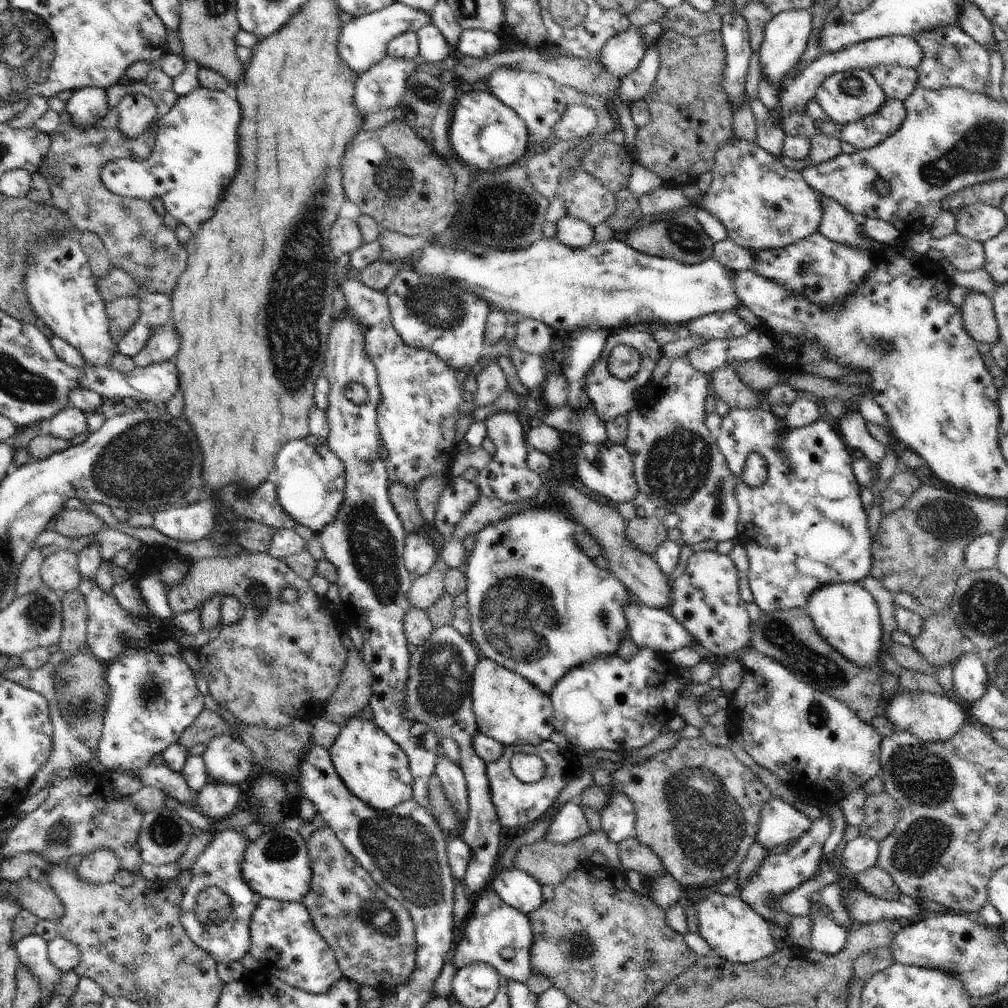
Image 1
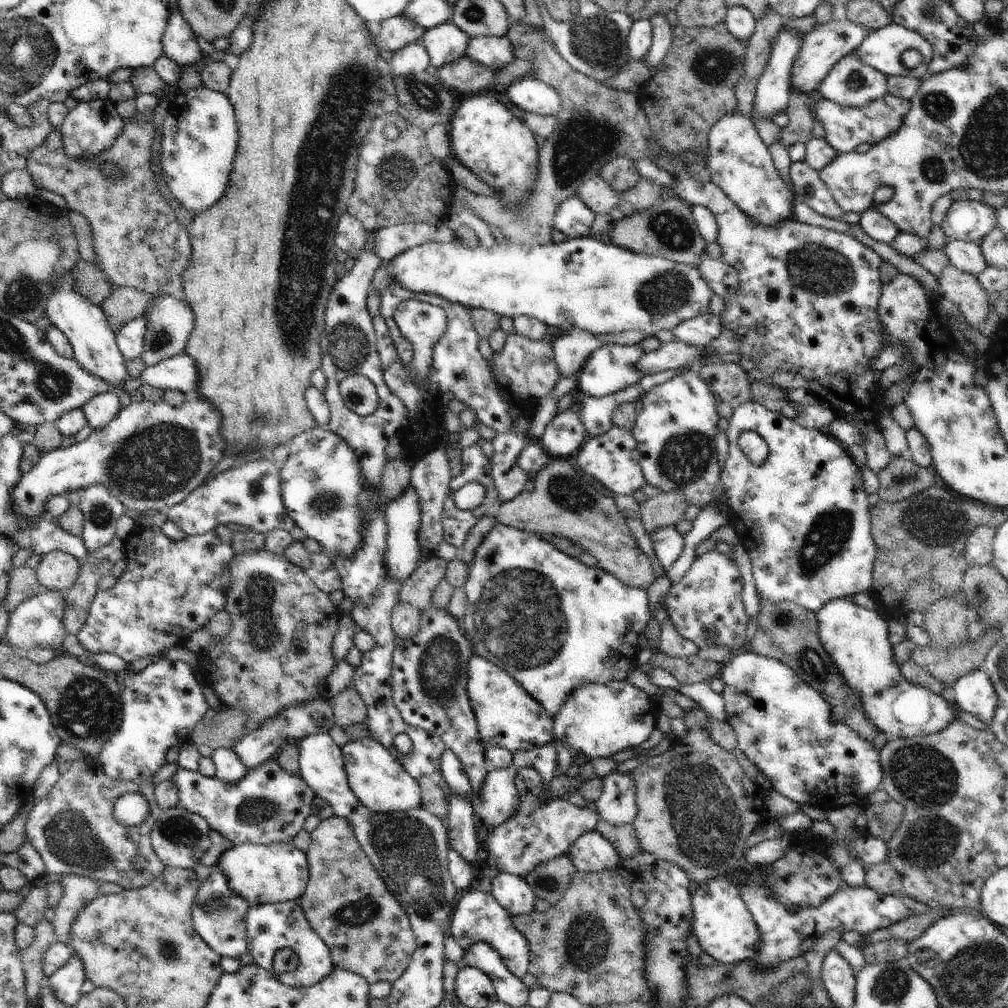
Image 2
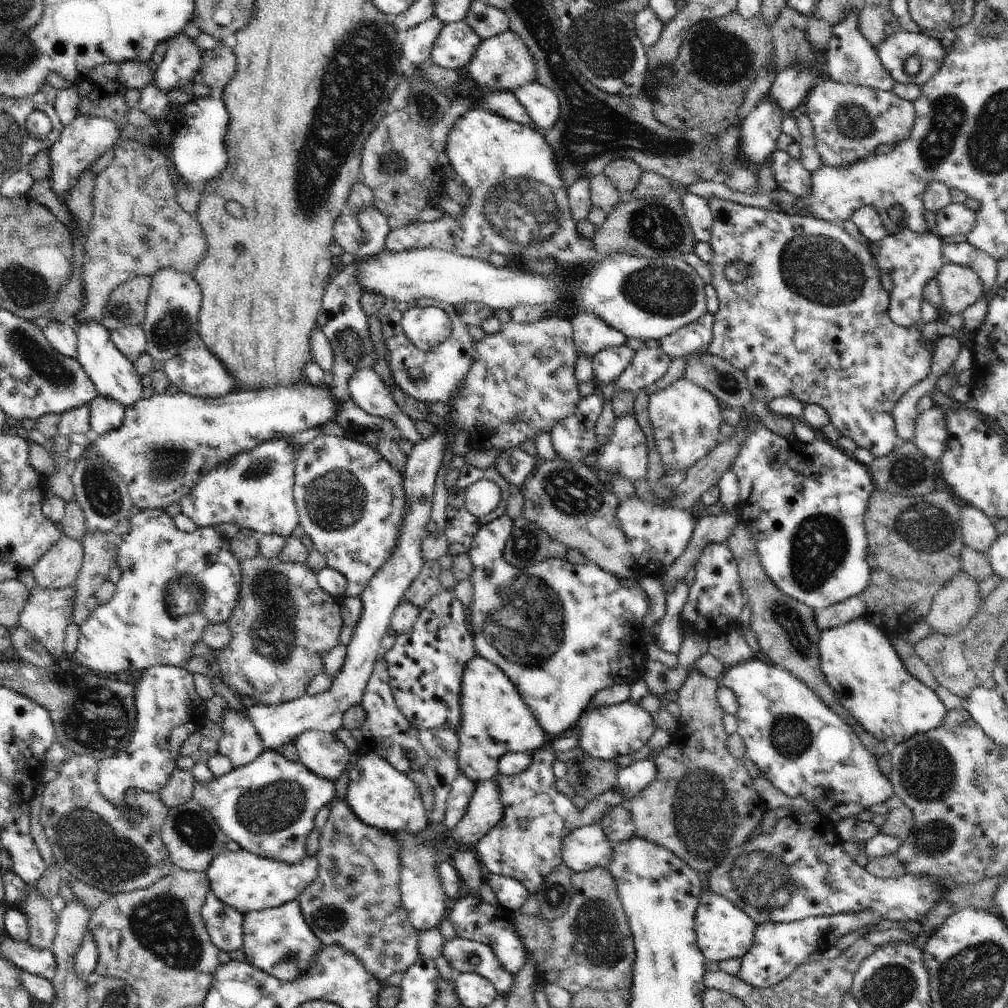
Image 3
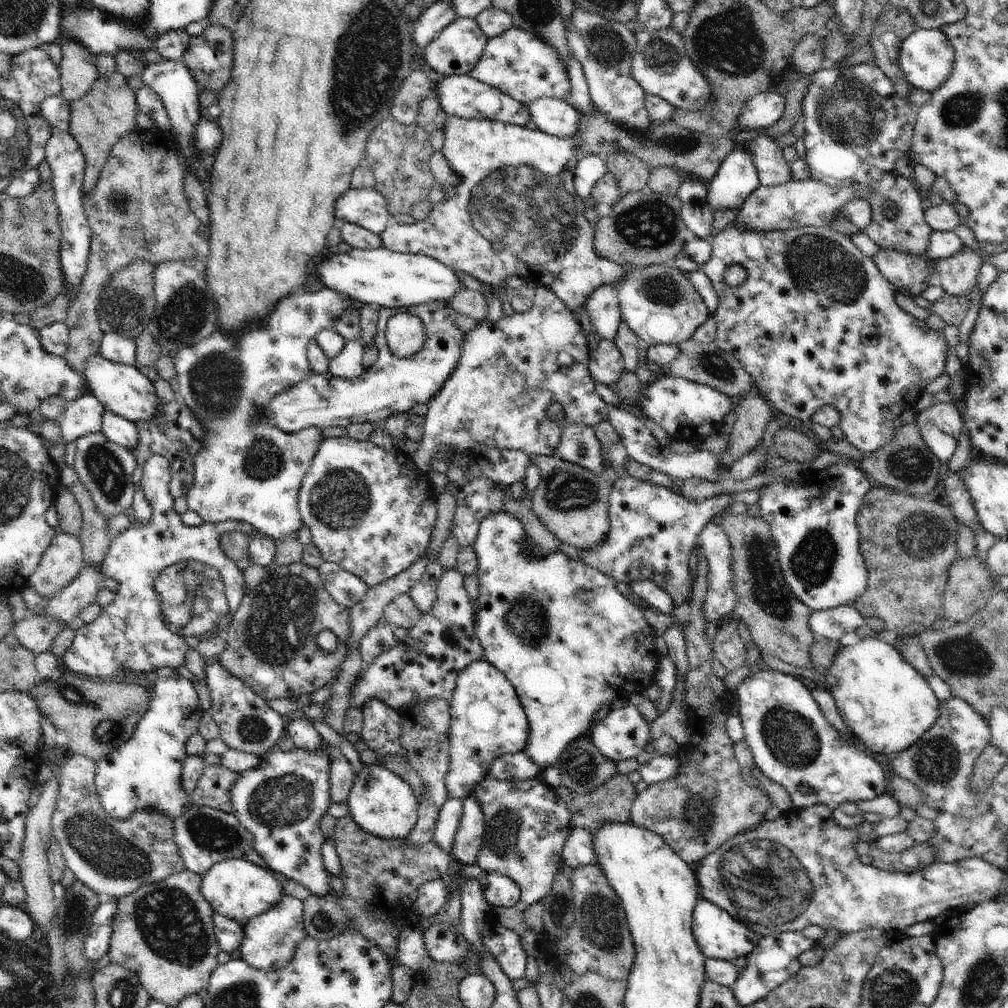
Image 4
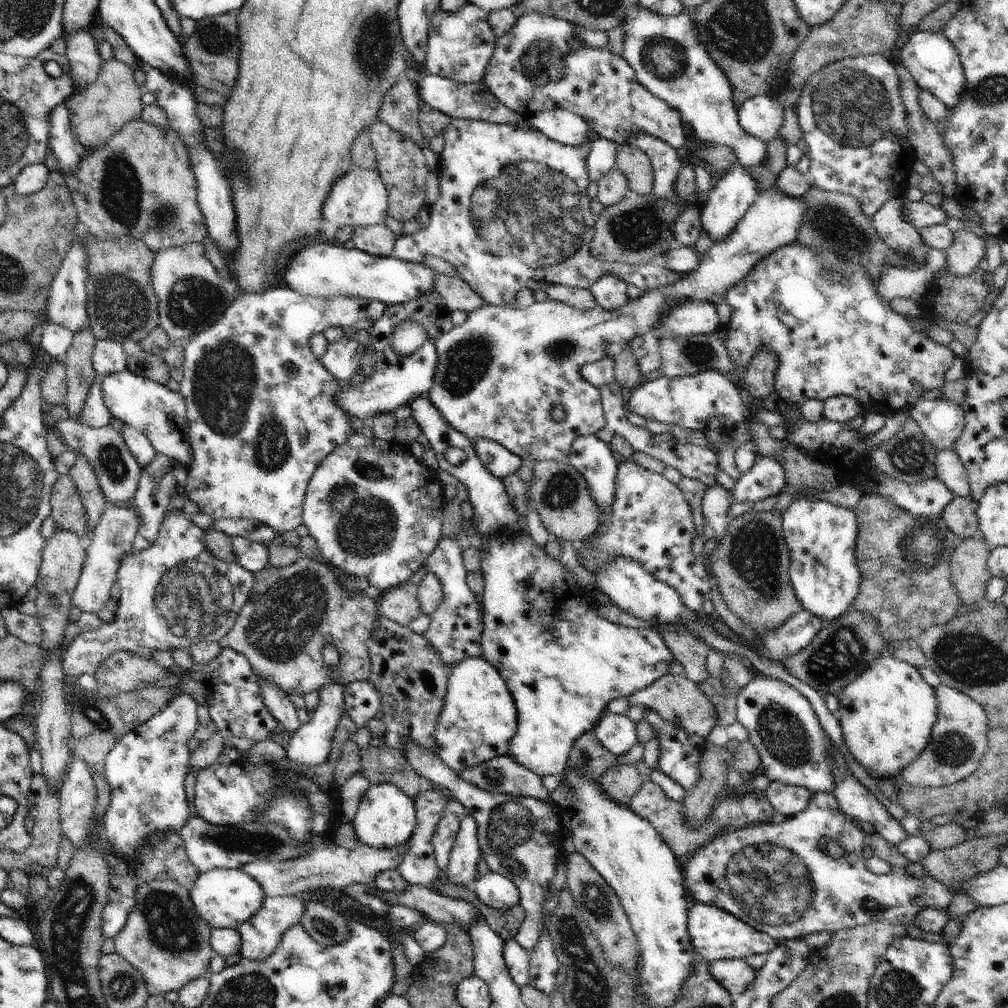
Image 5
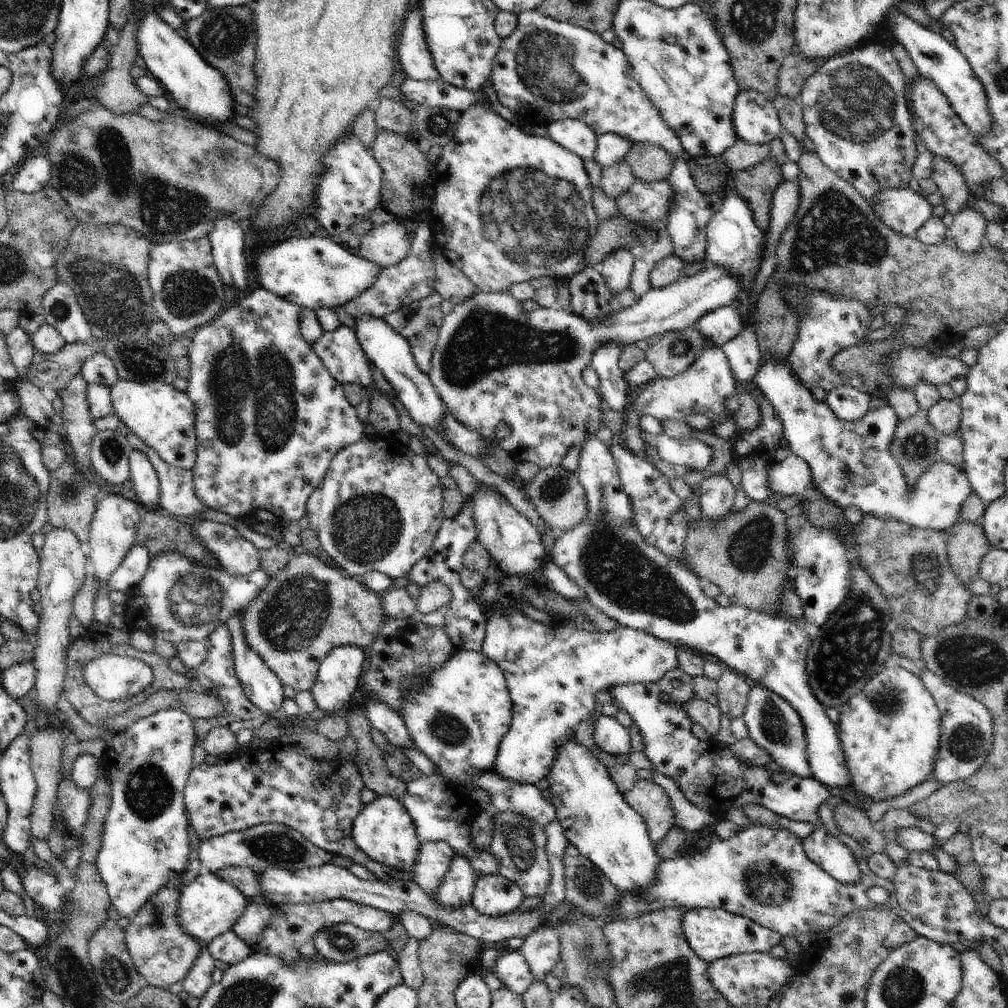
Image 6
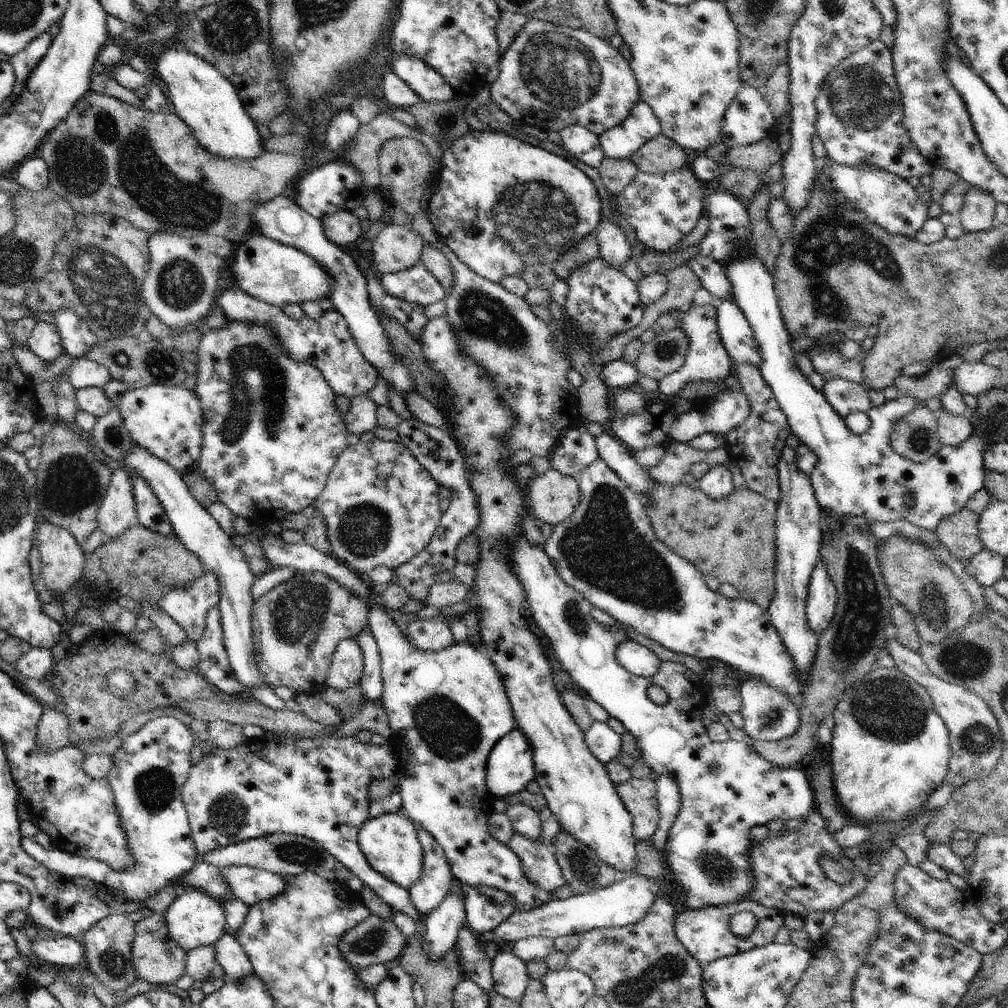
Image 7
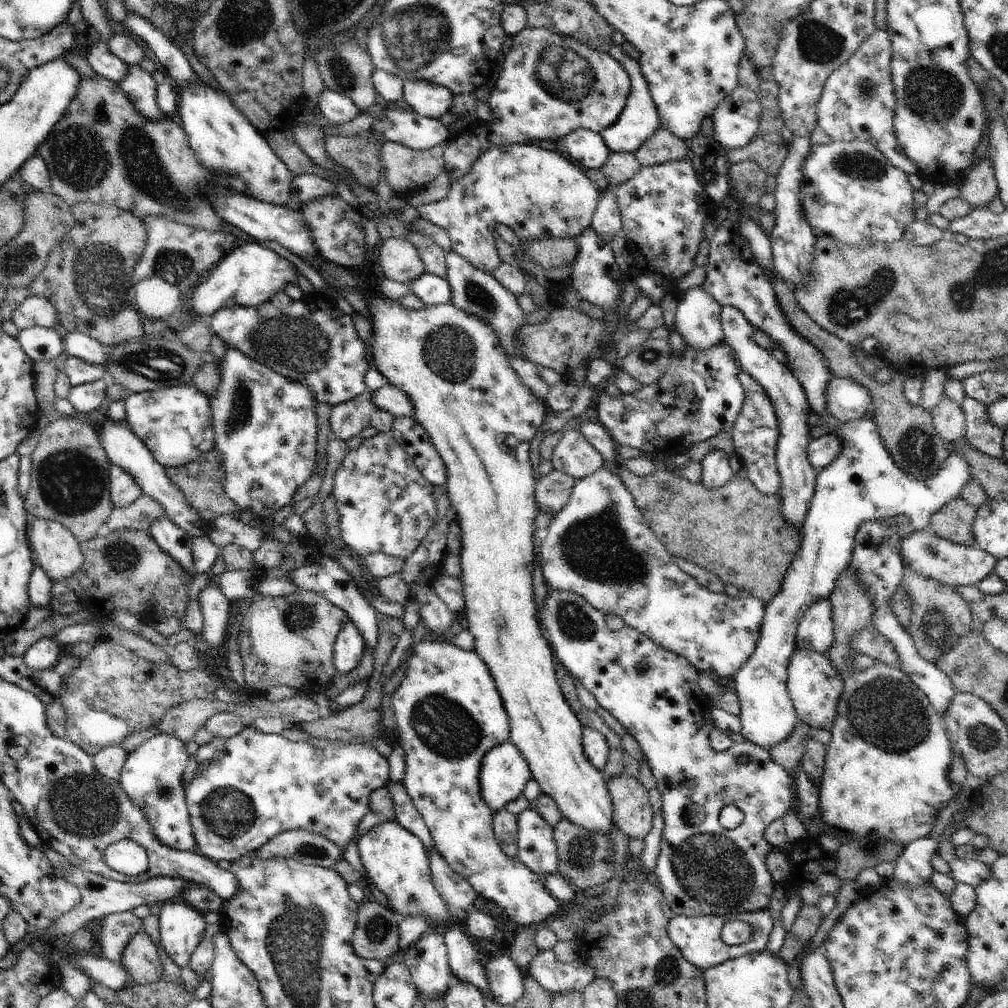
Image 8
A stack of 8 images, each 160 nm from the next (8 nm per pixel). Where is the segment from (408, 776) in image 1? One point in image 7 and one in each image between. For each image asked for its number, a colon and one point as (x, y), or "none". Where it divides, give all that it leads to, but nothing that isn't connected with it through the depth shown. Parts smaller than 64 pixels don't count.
2: (379, 781)
3: (381, 796)
4: (381, 803)
5: (385, 819)
6: (384, 830)
7: (390, 842)

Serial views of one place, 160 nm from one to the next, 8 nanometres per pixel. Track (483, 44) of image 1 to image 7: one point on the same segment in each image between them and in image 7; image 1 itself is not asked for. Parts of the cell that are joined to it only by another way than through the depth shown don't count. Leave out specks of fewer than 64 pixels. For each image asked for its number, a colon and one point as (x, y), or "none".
2: (493, 52)
3: (504, 63)
4: (521, 64)
5: (538, 65)
6: (547, 70)
7: (552, 76)

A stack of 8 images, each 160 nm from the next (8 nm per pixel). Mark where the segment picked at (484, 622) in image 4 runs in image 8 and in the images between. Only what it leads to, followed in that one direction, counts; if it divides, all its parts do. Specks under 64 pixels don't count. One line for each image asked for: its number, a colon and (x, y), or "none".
5: (562, 663)
6: (552, 672)
7: (510, 768)
8: (504, 773)

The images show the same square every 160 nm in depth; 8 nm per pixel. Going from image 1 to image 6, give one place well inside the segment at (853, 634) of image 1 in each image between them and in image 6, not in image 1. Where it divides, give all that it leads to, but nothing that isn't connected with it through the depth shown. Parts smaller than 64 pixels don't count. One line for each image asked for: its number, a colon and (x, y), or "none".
2: (857, 639)
3: (858, 660)
4: (887, 704)
5: (887, 715)
6: (890, 730)

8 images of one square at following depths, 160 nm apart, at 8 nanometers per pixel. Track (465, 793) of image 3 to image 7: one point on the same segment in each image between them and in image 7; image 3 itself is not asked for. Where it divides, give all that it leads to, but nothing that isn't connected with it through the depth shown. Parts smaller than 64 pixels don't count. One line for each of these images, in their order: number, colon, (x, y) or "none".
4: (451, 812)
5: (447, 828)
6: (434, 859)
7: (427, 894)

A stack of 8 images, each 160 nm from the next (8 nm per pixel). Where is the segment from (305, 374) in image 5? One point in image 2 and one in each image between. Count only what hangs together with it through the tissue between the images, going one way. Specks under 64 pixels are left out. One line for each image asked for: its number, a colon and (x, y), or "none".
2: (251, 495)
3: (254, 489)
4: (247, 470)

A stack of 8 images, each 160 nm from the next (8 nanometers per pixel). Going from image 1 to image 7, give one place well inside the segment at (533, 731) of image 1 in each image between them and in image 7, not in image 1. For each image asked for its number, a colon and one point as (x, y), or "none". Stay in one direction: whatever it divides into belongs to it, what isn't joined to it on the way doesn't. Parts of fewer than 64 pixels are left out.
2: (507, 716)
3: (495, 720)
4: (488, 720)
5: (479, 717)
6: (458, 719)
7: (447, 710)

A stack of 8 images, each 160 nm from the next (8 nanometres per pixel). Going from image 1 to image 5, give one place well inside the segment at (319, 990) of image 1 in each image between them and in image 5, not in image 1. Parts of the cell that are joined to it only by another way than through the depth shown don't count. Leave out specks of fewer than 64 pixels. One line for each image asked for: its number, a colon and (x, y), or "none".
2: (270, 927)
3: (277, 940)
4: (269, 940)
5: (261, 934)

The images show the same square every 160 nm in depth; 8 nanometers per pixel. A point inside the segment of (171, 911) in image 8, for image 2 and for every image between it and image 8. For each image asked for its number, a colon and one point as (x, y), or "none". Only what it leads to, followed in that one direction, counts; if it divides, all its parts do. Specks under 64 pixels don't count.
2: (277, 873)
3: (248, 882)
4: (238, 889)
5: (225, 898)
6: (208, 907)
7: (195, 919)

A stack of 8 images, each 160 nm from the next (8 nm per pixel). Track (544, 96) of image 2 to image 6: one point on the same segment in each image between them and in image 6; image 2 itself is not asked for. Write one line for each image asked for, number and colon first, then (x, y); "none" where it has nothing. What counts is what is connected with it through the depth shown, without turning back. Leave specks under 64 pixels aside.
3: (542, 105)
4: (558, 117)
5: (560, 125)
6: (572, 134)

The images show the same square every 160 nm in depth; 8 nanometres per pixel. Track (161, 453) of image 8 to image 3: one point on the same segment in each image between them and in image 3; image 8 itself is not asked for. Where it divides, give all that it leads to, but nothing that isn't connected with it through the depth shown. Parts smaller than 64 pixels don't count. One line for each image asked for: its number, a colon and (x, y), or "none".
3: (113, 375)
4: (123, 389)
5: (146, 405)
6: (163, 417)
7: (167, 421)

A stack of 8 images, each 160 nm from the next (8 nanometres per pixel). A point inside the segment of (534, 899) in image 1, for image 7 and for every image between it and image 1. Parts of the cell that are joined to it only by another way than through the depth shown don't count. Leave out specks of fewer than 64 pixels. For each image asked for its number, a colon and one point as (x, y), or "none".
2: (513, 892)
3: (511, 894)
4: (499, 890)
5: (494, 889)
6: (494, 895)
7: (486, 908)

